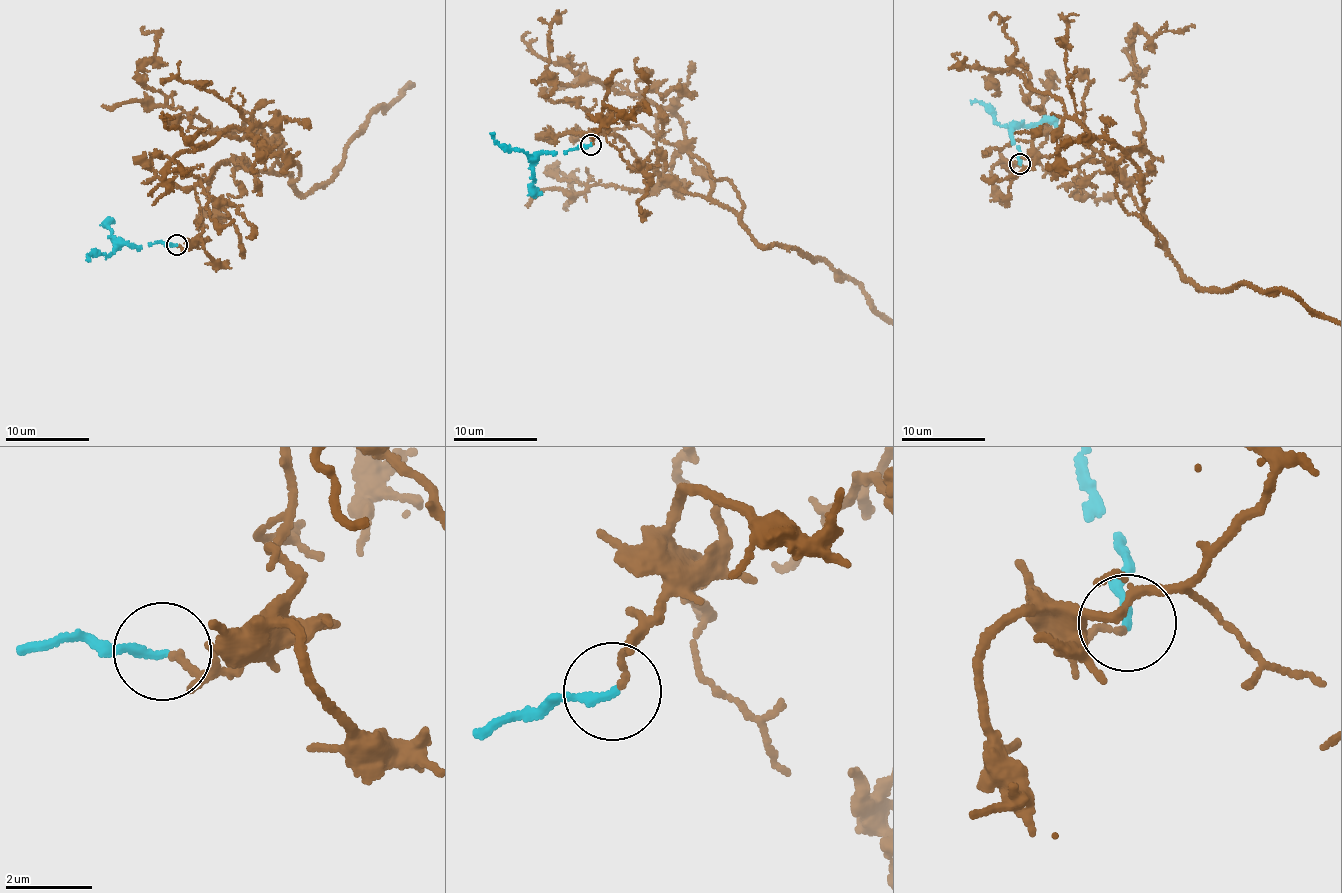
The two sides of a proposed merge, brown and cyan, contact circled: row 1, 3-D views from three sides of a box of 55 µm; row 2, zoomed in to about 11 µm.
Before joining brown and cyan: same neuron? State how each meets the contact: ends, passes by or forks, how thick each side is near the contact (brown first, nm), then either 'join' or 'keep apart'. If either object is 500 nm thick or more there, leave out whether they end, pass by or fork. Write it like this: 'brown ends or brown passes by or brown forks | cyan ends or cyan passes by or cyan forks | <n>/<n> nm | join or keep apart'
brown ends | cyan ends | 130/200 nm | keep apart

